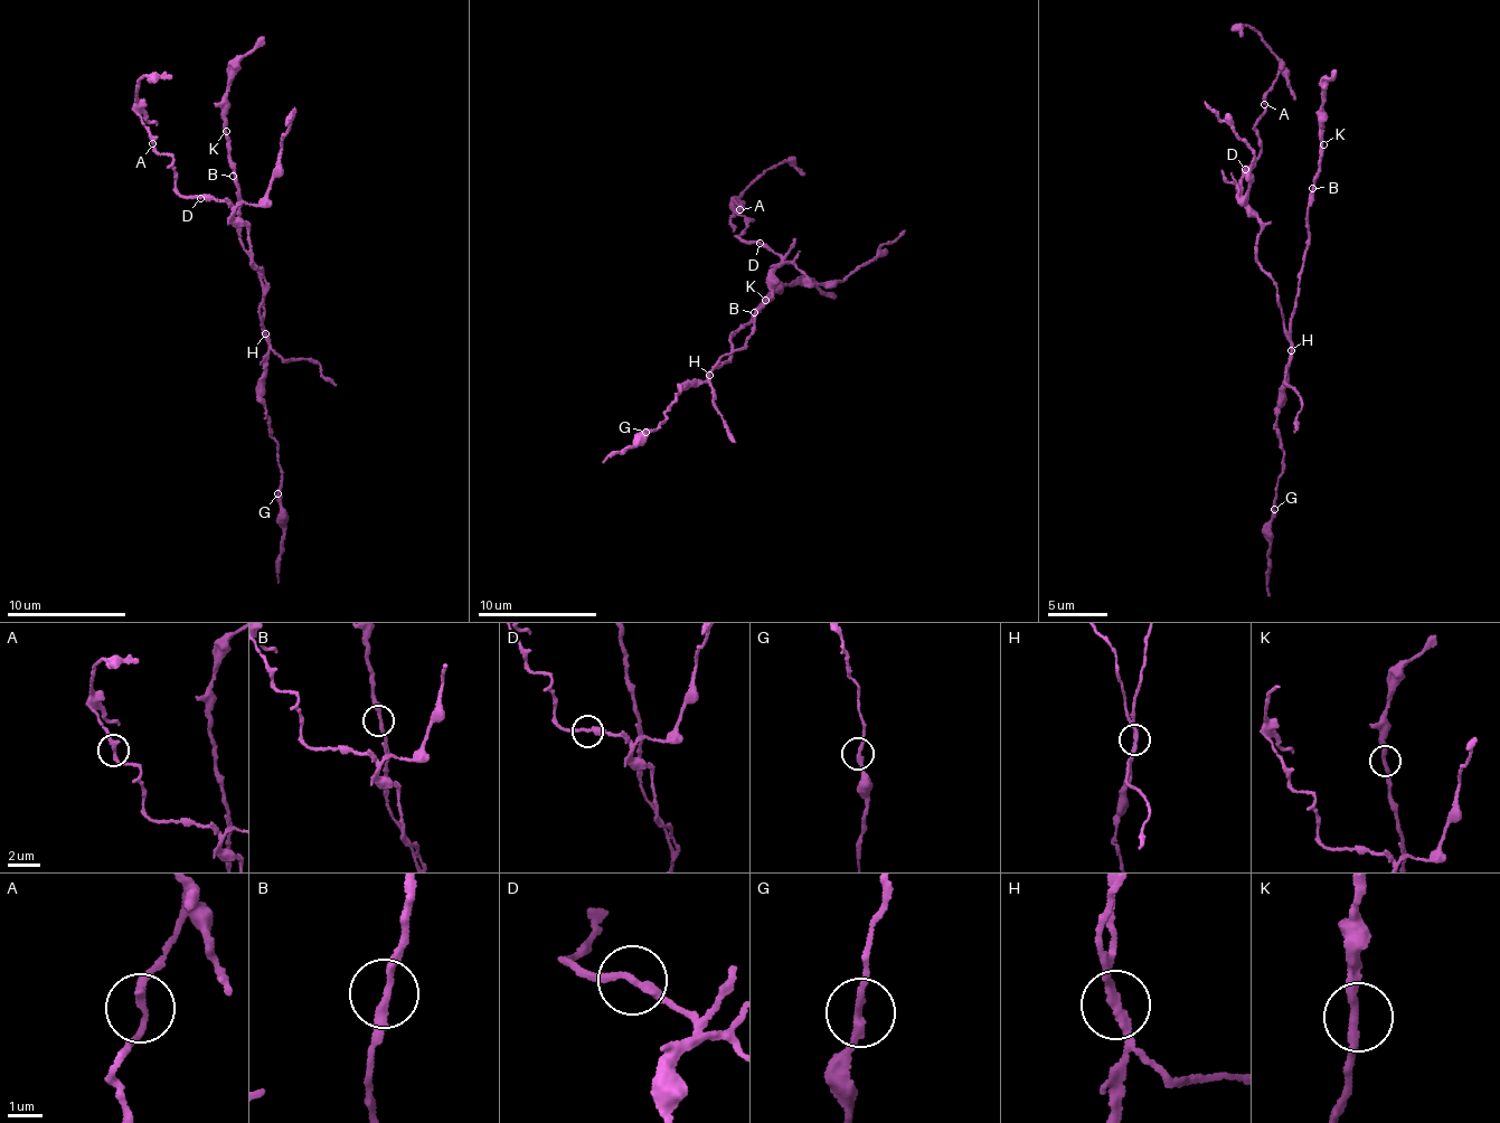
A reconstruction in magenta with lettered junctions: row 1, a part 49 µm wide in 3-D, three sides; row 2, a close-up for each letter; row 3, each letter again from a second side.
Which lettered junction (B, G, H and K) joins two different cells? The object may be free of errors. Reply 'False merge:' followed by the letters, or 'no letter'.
False merge: H

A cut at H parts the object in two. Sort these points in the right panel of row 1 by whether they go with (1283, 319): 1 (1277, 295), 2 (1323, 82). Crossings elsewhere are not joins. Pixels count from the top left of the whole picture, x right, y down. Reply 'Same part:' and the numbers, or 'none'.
Same part: 1

